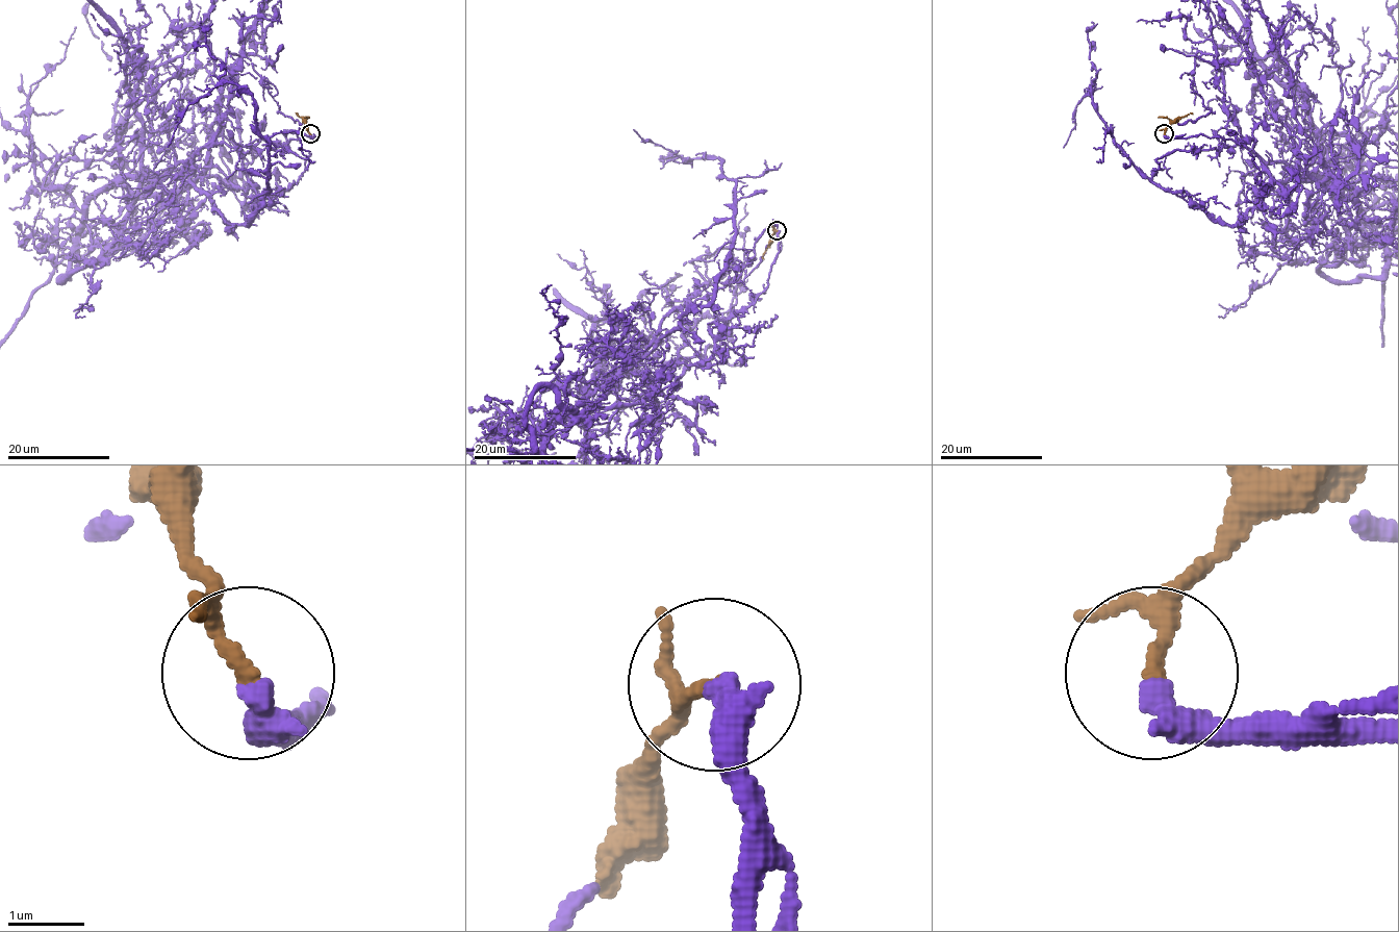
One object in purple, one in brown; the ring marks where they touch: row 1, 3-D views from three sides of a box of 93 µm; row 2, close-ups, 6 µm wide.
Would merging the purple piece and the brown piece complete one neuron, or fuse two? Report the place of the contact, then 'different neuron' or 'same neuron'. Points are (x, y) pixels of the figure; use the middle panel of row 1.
at (777, 230); same neuron

